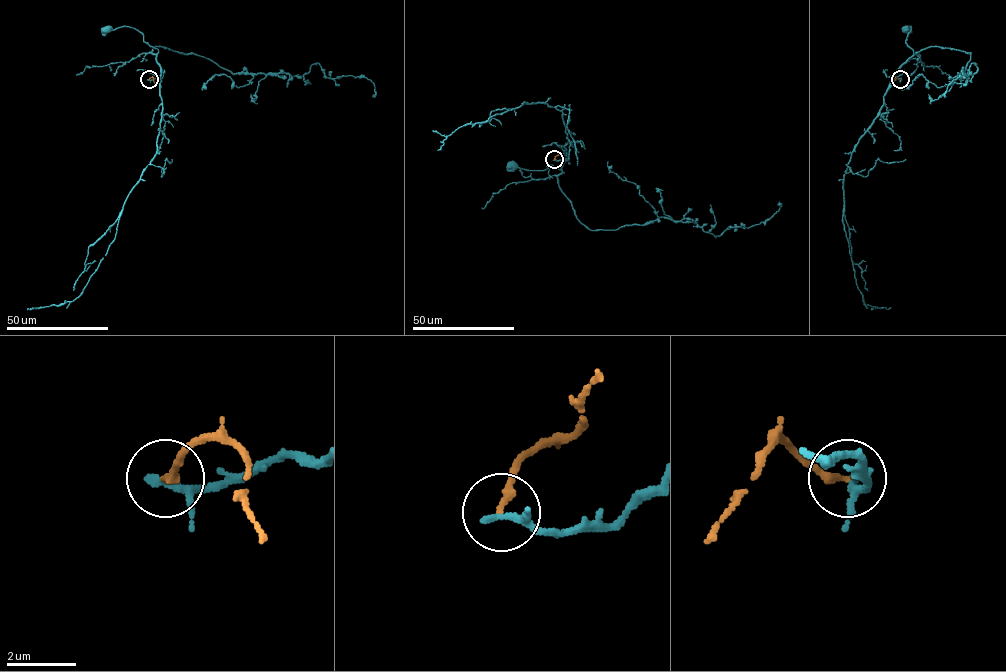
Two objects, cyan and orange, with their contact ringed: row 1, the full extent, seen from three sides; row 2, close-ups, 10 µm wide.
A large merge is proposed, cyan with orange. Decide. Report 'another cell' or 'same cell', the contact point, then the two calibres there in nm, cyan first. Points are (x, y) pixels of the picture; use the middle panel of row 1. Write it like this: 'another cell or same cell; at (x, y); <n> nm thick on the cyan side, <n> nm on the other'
another cell; at (554, 159); 180 nm thick on the cyan side, 240 nm on the other

